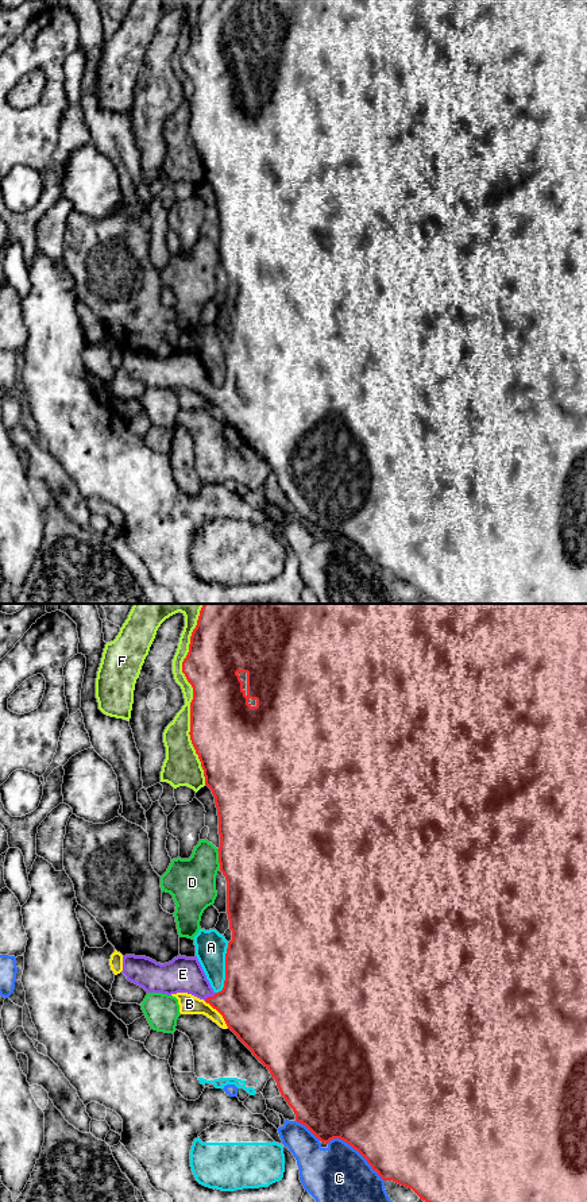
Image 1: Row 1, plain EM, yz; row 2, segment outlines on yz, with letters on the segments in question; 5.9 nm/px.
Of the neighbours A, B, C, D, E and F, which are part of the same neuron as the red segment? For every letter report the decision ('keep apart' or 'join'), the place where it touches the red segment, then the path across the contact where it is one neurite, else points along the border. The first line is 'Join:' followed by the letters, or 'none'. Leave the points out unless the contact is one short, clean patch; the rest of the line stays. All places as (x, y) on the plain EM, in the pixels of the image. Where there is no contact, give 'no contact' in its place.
Join: E
A: keep apart | yz (226, 363)
B: keep apart | yz (219, 407)
C: keep apart | yz (356, 544)
D: keep apart | yz (219, 254)
E: join | yz (209, 392) | across yz (251, 396), (217, 396), (209, 392), (189, 372), (182, 369)
F: keep apart | yz (193, 89)

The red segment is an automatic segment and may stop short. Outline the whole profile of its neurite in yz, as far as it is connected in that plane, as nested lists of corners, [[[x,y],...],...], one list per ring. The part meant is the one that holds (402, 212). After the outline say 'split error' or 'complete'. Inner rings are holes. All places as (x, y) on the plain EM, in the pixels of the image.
[[[202,0],[202,3],[201,3],[201,5],[200,5],[200,11],[198,11],[198,15],[197,15],[197,20],[196,20],[196,23],[194,23],[194,24],[193,24],[193,27],[192,27],[192,31],[190,31],[190,39],[189,39],[189,47],[188,47],[188,50],[186,50],[186,53],[185,53],[185,54],[184,54],[184,57],[182,57],[182,68],[184,68],[184,69],[185,69],[185,72],[186,72],[186,74],[188,74],[188,77],[189,77],[189,78],[190,78],[190,80],[192,80],[192,82],[193,82],[193,95],[192,95],[192,97],[190,97],[190,127],[189,127],[189,130],[190,130],[190,135],[192,135],[192,139],[193,139],[193,142],[194,142],[194,145],[196,145],[196,149],[197,149],[197,150],[198,150],[198,154],[200,154],[200,157],[201,157],[201,162],[202,162],[202,165],[204,165],[204,172],[205,172],[205,180],[206,180],[206,181],[208,181],[208,182],[209,182],[209,184],[211,184],[211,185],[212,185],[212,189],[213,189],[213,192],[215,192],[215,199],[216,199],[216,203],[217,203],[217,211],[219,211],[219,230],[220,230],[220,242],[219,242],[219,244],[217,244],[217,246],[219,246],[219,258],[220,258],[220,266],[221,266],[221,267],[223,267],[223,270],[224,270],[224,271],[225,271],[225,276],[227,276],[227,309],[228,309],[228,315],[229,315],[229,324],[231,324],[231,325],[232,325],[232,335],[231,335],[231,336],[229,336],[229,338],[228,338],[228,343],[227,343],[227,348],[225,348],[225,375],[224,375],[224,382],[223,382],[223,385],[221,385],[221,386],[219,386],[219,388],[215,388],[215,386],[213,386],[213,384],[212,384],[212,382],[211,382],[211,378],[209,378],[209,375],[208,375],[208,374],[206,374],[206,370],[205,370],[205,367],[204,367],[204,365],[202,365],[202,362],[201,362],[201,359],[200,359],[200,357],[198,357],[198,354],[197,354],[197,351],[194,351],[194,352],[186,352],[186,351],[181,351],[181,350],[179,350],[179,351],[177,351],[177,352],[174,352],[174,354],[173,354],[173,355],[171,355],[171,357],[169,357],[169,358],[165,358],[165,359],[161,359],[161,358],[157,358],[157,357],[155,357],[155,355],[152,355],[152,354],[150,354],[150,352],[146,352],[146,351],[135,351],[135,350],[125,350],[125,351],[123,351],[123,366],[121,366],[121,367],[123,367],[123,369],[124,369],[124,370],[125,370],[125,371],[127,371],[127,374],[128,374],[128,375],[130,375],[130,377],[132,377],[132,378],[135,378],[135,380],[138,380],[138,381],[140,381],[140,382],[143,382],[143,384],[144,384],[144,385],[146,385],[146,386],[147,386],[147,388],[162,388],[162,389],[167,389],[167,390],[171,390],[171,389],[177,389],[177,388],[188,388],[188,389],[192,389],[192,390],[194,390],[194,392],[197,392],[197,393],[200,393],[200,394],[204,394],[204,396],[205,396],[205,397],[206,397],[206,398],[209,398],[209,400],[211,400],[211,401],[212,401],[212,402],[213,402],[213,404],[216,404],[216,405],[217,405],[217,407],[219,407],[219,408],[220,408],[220,409],[221,409],[221,411],[223,411],[223,413],[224,413],[224,416],[225,416],[225,419],[227,419],[227,421],[228,421],[228,424],[231,424],[231,425],[232,425],[232,427],[233,427],[233,428],[235,428],[235,429],[236,429],[236,431],[237,431],[237,434],[239,434],[239,435],[240,435],[240,436],[242,436],[242,438],[243,438],[243,439],[244,439],[244,440],[246,440],[246,442],[247,442],[247,443],[248,443],[248,444],[250,444],[250,446],[251,446],[251,447],[252,447],[252,450],[254,450],[254,451],[255,451],[255,452],[256,452],[256,454],[258,454],[258,455],[259,455],[259,456],[260,456],[260,458],[262,458],[262,459],[263,459],[263,461],[264,461],[264,462],[266,462],[266,463],[267,463],[267,465],[269,465],[269,466],[270,466],[270,469],[271,469],[271,473],[274,473],[274,474],[275,474],[275,477],[277,477],[277,481],[278,481],[278,484],[279,484],[279,488],[281,488],[281,490],[282,490],[282,492],[283,492],[283,493],[285,493],[285,496],[286,496],[286,497],[287,497],[287,500],[289,500],[289,501],[290,501],[290,502],[291,502],[291,504],[293,504],[293,506],[294,506],[294,509],[296,509],[296,516],[297,516],[297,517],[300,517],[300,519],[302,519],[302,520],[305,520],[305,521],[306,521],[306,523],[308,523],[308,524],[309,524],[309,525],[310,525],[310,527],[312,527],[312,528],[313,528],[313,529],[314,529],[314,531],[316,531],[316,532],[317,532],[317,533],[318,533],[318,535],[320,535],[320,536],[321,536],[321,538],[325,538],[325,539],[328,539],[328,538],[329,538],[329,536],[331,536],[331,535],[333,535],[333,533],[340,533],[340,535],[343,535],[343,536],[345,536],[345,538],[347,538],[347,539],[350,539],[350,540],[351,540],[351,542],[352,542],[352,543],[354,543],[354,544],[356,544],[356,546],[358,546],[358,547],[359,547],[359,548],[360,548],[360,550],[362,550],[362,551],[363,551],[363,552],[364,552],[364,554],[366,554],[366,555],[367,555],[367,558],[368,558],[368,559],[370,559],[370,560],[371,560],[371,562],[372,562],[372,565],[374,565],[374,566],[376,566],[376,567],[378,567],[378,570],[379,570],[379,571],[381,571],[381,573],[382,573],[382,574],[383,574],[383,575],[393,575],[393,577],[395,577],[395,578],[398,578],[398,579],[401,579],[401,581],[405,581],[405,582],[408,582],[408,583],[412,583],[412,585],[413,585],[413,586],[414,586],[414,587],[416,587],[416,589],[417,589],[417,590],[418,590],[418,592],[420,592],[420,594],[422,594],[422,596],[425,596],[425,597],[428,597],[428,598],[430,598],[430,600],[433,600],[433,601],[435,601],[435,602],[436,602],[436,604],[587,604],[587,0]]]; split error

